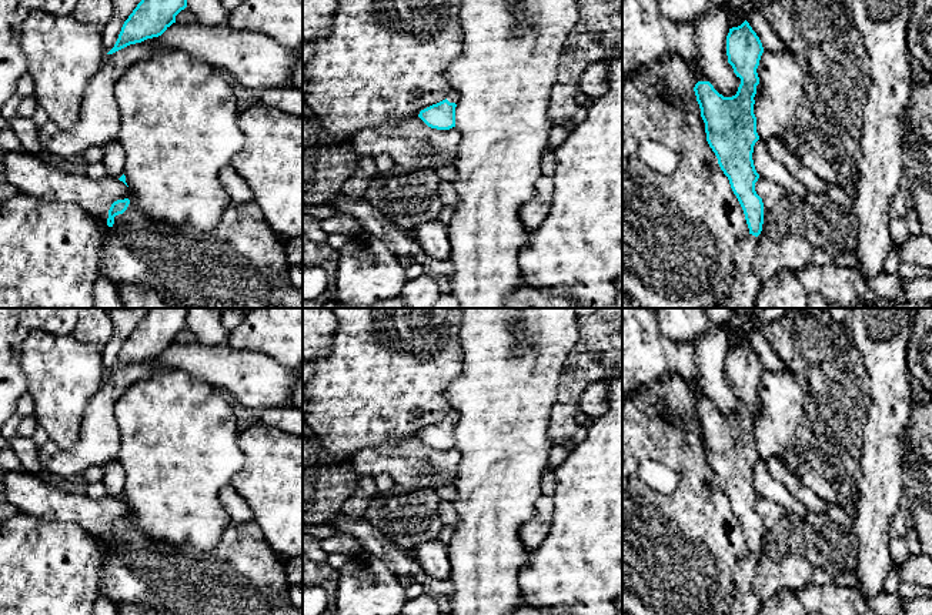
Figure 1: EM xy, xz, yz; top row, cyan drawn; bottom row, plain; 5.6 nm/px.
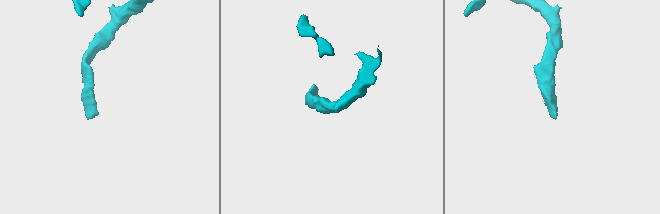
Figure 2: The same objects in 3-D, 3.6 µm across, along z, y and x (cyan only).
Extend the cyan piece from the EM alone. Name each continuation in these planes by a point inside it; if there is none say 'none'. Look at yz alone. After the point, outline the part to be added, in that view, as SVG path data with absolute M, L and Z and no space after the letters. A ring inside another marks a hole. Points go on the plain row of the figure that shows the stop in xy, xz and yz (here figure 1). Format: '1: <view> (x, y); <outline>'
1: yz (745, 602); M749 554L741 558L734 574L734 599L726 615L756 615L761 601L752 591L758 556Z

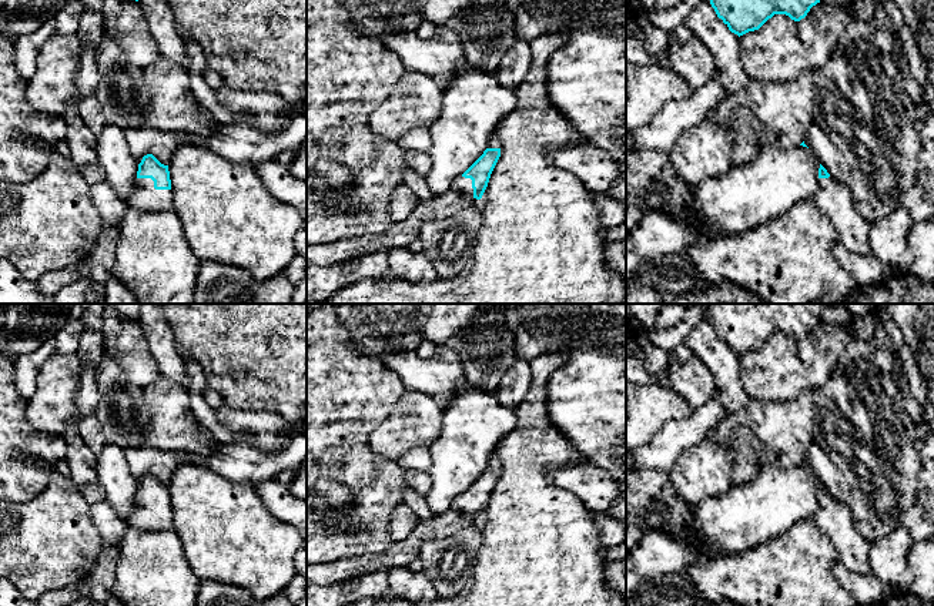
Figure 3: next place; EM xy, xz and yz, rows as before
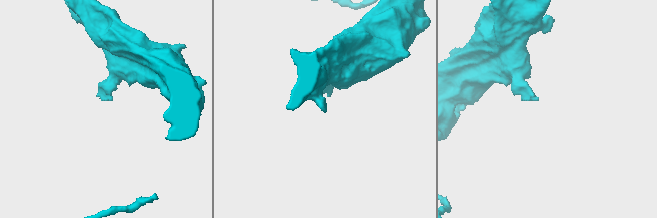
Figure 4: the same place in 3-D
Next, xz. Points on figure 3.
1: xz (461, 504); M458 496L451 506L452 509L462 512L468 516L473 516L472 499L465 496Z

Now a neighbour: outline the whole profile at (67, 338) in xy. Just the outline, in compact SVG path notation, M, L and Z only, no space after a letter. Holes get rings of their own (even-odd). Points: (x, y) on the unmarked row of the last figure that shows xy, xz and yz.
M81 318L68 319L66 325L53 337L58 354L76 354L78 341L86 327Z

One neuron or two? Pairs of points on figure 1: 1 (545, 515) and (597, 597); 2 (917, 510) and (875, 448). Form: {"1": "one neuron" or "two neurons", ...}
{"1": "two neurons", "2": "two neurons"}

